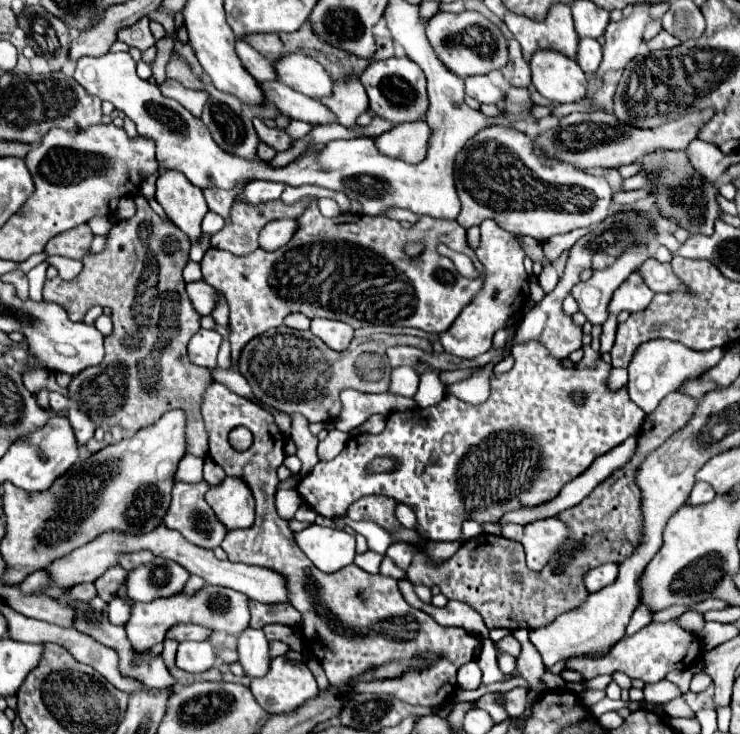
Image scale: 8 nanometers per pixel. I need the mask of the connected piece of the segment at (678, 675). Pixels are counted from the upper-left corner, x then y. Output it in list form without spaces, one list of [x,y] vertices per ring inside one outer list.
[[[676,670],[676,672],[670,672],[670,674],[666,676],[666,680],[674,682],[676,686],[680,686],[682,692],[688,692],[690,678],[692,678],[692,672],[690,672],[690,670]]]

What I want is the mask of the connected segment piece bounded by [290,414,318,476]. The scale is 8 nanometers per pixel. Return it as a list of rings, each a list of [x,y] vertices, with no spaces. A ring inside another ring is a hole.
[[[290,414],[292,416],[292,432],[290,432],[290,438],[294,440],[298,452],[296,456],[302,460],[302,470],[300,474],[306,476],[318,462],[318,456],[316,456],[316,446],[318,446],[318,438],[310,434],[308,430],[308,420],[304,420],[304,416],[300,414]]]

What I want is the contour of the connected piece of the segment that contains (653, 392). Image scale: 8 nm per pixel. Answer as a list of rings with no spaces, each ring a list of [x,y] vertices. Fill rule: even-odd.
[[[650,340],[638,346],[628,366],[628,394],[634,404],[638,404],[646,414],[652,412],[668,392],[674,392],[686,380],[694,380],[702,376],[706,370],[716,366],[724,356],[724,348],[712,348],[708,352],[696,352],[684,348],[684,344],[676,344],[672,340]]]

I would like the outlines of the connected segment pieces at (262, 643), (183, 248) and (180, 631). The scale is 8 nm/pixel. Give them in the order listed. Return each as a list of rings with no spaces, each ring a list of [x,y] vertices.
[[[246,628],[238,636],[238,660],[250,678],[266,676],[270,668],[270,644],[262,630]]]
[[[136,194],[136,214],[130,220],[120,220],[108,234],[108,246],[100,254],[84,254],[82,272],[70,280],[62,282],[60,278],[52,278],[44,282],[44,298],[50,302],[58,302],[66,308],[72,320],[84,320],[84,314],[92,306],[110,306],[112,308],[112,322],[114,332],[106,338],[104,348],[106,356],[98,366],[86,368],[72,376],[68,384],[68,398],[78,404],[78,408],[102,428],[122,426],[128,432],[138,432],[140,428],[152,426],[158,422],[168,410],[182,408],[188,416],[188,429],[186,429],[187,452],[204,458],[208,452],[208,436],[204,432],[204,422],[200,416],[200,404],[204,400],[204,392],[208,384],[214,382],[210,368],[198,368],[188,360],[186,346],[190,338],[200,330],[200,314],[192,308],[188,300],[182,268],[188,262],[190,240],[180,228],[172,222],[162,220],[146,202],[144,196]]]
[[[176,624],[166,632],[166,640],[176,640],[176,642],[184,642],[184,640],[206,640],[212,632],[204,626],[196,626],[196,624]]]

